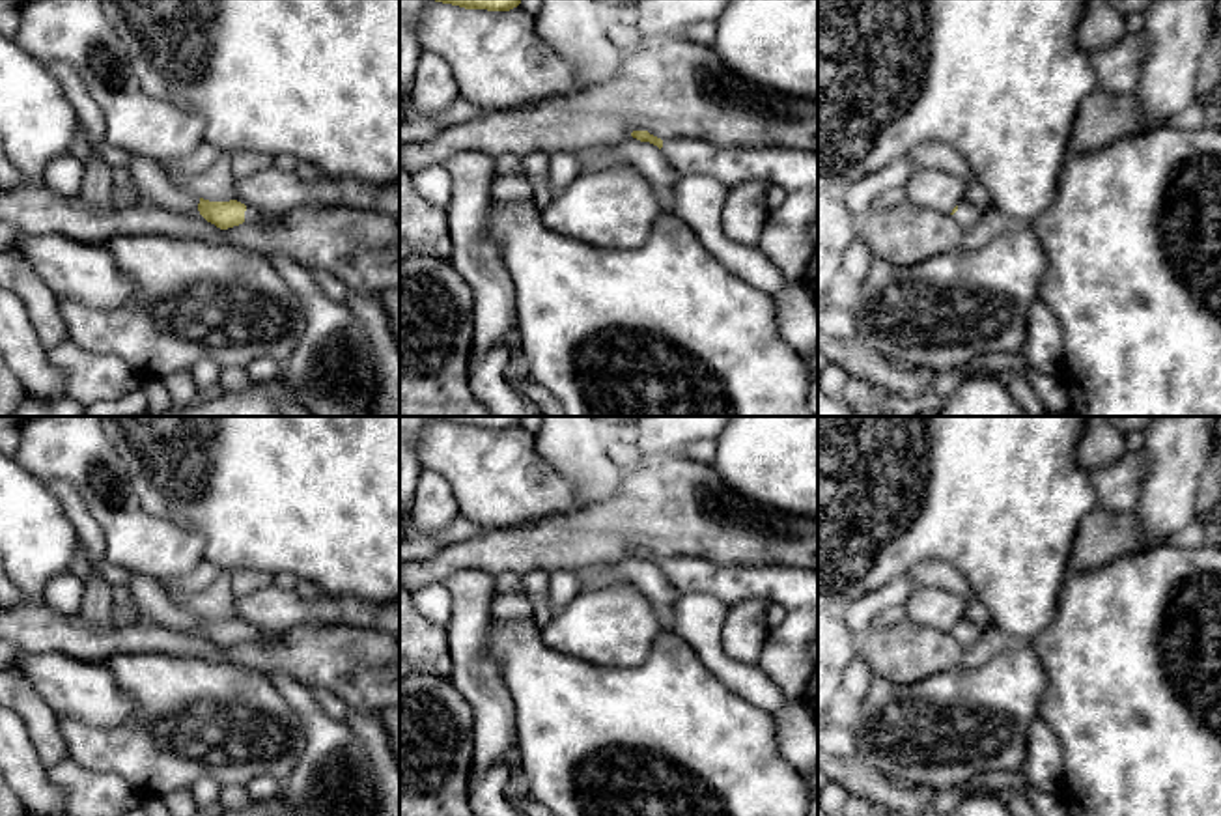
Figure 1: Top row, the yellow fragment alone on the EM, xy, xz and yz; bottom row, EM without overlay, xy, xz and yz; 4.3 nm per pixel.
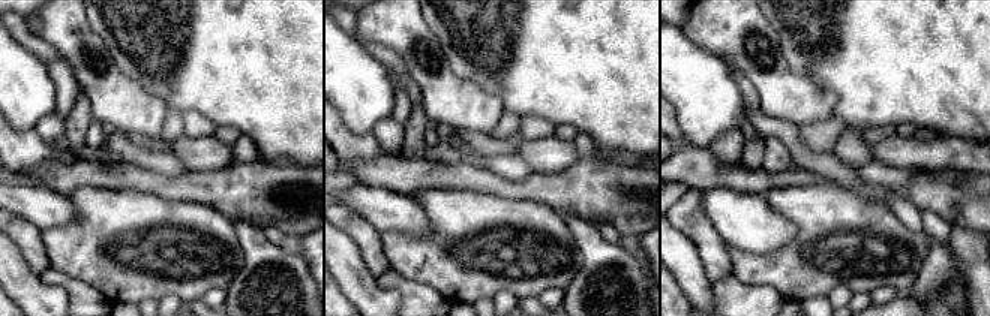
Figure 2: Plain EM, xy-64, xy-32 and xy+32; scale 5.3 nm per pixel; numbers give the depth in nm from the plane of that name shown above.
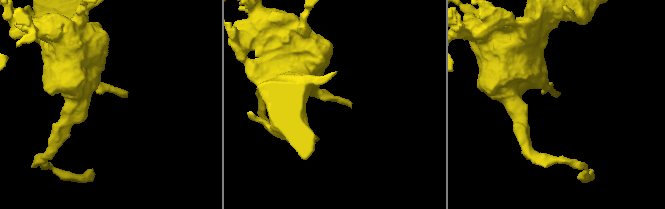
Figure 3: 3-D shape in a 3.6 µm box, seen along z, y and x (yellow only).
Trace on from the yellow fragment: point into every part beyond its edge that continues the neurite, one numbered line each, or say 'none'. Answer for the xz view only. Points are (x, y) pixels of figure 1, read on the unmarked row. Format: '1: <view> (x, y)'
1: xz (785, 658)

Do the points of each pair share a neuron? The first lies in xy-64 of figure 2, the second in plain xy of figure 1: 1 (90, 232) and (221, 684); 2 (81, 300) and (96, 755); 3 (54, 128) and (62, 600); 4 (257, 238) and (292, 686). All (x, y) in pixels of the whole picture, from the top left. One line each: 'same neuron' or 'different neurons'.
1: same neuron
2: different neurons
3: same neuron
4: same neuron

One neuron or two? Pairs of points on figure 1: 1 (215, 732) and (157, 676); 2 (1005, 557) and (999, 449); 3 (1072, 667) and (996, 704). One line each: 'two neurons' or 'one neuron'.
1: one neuron
2: one neuron
3: two neurons

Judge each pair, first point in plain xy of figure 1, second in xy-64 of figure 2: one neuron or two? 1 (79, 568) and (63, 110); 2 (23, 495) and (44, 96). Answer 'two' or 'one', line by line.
1: one
2: one

